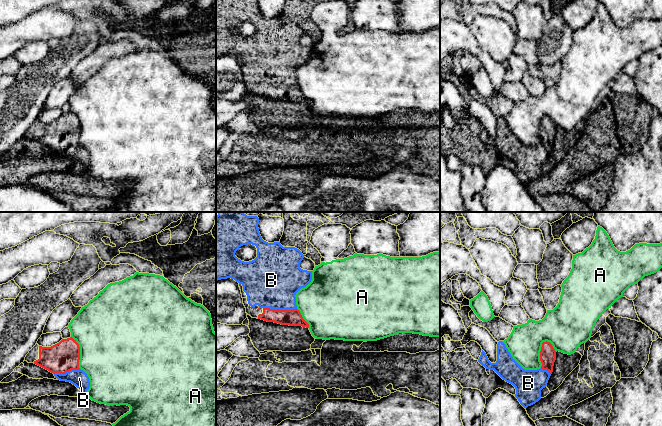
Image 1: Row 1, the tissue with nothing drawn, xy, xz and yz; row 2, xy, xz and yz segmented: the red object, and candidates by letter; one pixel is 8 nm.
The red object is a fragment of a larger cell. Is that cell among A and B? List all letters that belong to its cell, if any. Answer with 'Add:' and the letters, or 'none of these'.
Add: B

